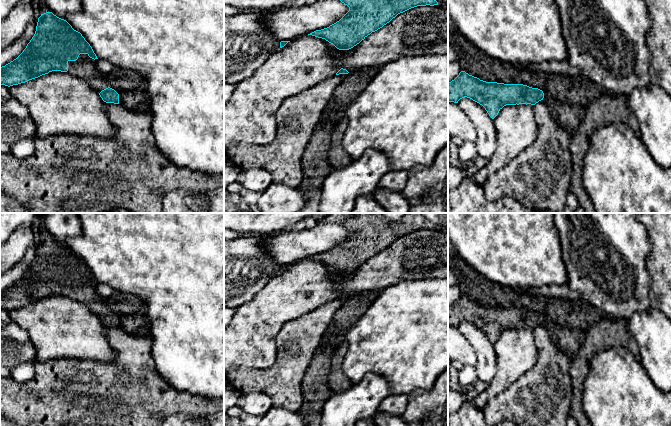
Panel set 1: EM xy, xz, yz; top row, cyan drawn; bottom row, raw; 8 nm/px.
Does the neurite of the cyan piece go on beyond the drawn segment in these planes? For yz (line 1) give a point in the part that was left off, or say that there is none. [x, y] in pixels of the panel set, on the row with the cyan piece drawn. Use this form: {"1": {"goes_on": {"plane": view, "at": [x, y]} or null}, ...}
{"1": {"goes_on": null}}

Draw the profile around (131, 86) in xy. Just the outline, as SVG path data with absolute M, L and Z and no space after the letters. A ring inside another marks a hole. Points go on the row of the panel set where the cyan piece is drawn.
M115 66L106 78L109 87L119 94L120 105L134 111L150 112L147 82L142 75Z

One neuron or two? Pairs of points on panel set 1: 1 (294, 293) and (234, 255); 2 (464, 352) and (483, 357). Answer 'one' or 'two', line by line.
1: two
2: two

